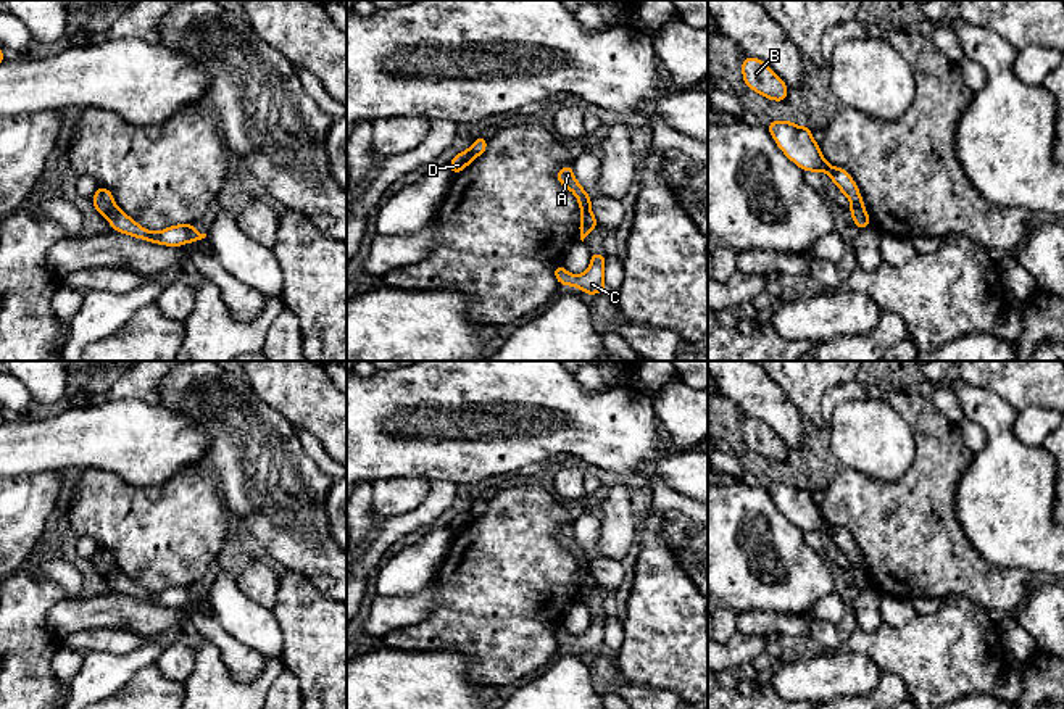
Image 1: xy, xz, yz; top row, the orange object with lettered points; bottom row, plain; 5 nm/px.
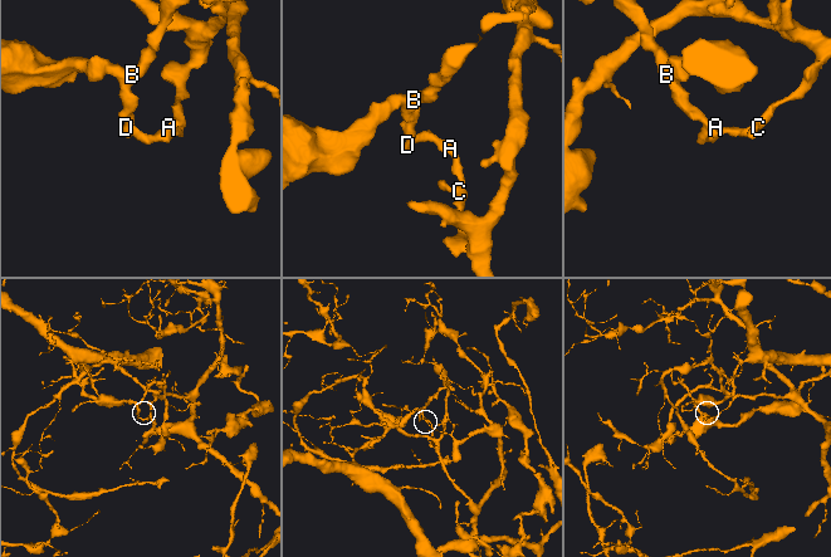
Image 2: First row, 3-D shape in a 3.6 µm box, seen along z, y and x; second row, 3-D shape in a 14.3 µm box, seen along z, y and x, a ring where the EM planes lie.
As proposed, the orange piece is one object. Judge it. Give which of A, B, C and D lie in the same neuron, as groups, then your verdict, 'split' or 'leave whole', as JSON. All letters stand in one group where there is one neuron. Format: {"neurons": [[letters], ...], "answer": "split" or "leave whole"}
{"neurons": [["A", "C"], ["B", "D"]], "answer": "split"}

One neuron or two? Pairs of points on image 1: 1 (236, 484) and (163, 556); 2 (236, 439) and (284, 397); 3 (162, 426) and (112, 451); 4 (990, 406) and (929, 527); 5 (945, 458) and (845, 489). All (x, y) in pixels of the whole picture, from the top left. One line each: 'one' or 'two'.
1: two
2: two
3: one
4: two
5: one

